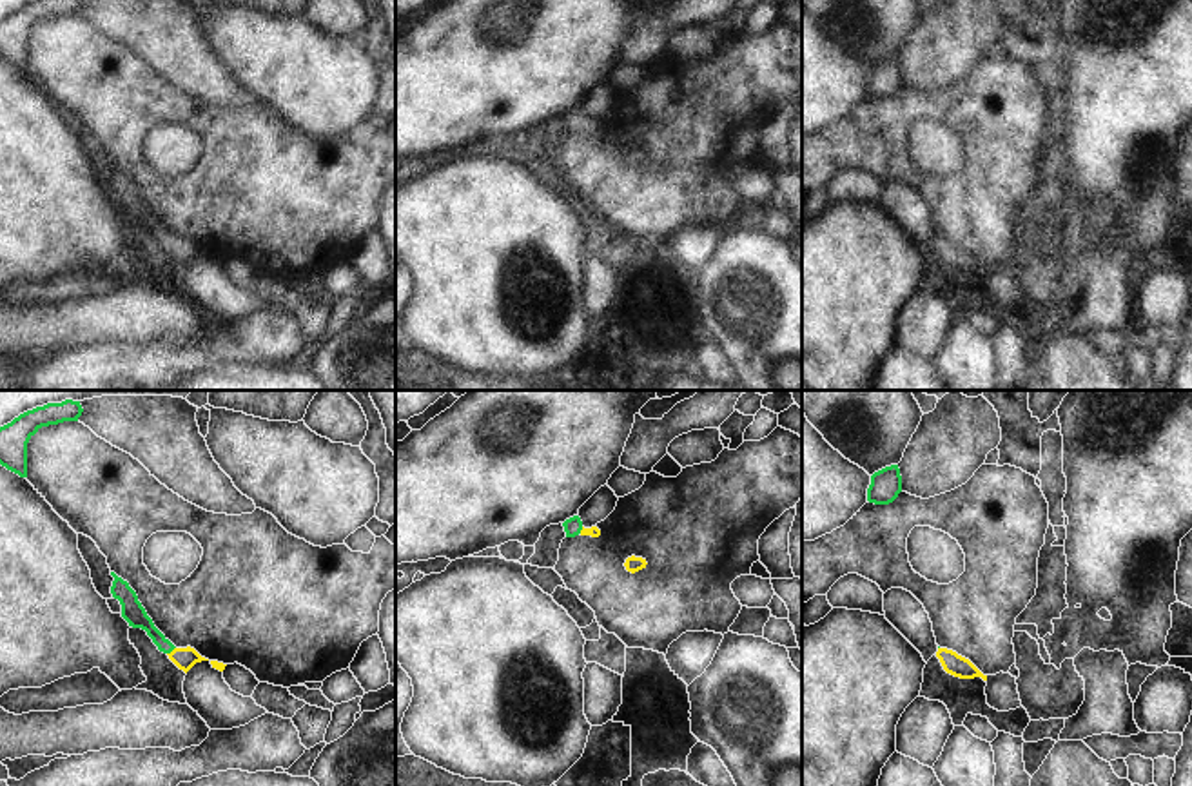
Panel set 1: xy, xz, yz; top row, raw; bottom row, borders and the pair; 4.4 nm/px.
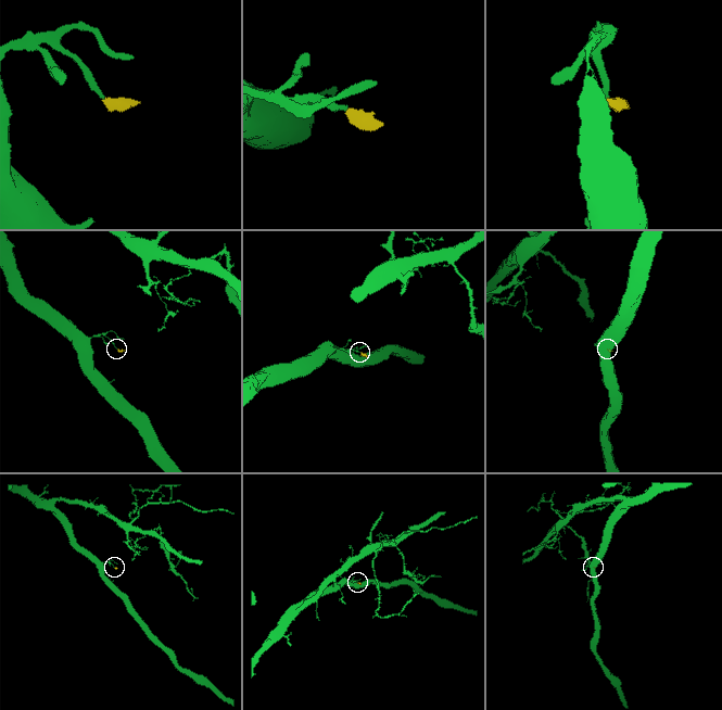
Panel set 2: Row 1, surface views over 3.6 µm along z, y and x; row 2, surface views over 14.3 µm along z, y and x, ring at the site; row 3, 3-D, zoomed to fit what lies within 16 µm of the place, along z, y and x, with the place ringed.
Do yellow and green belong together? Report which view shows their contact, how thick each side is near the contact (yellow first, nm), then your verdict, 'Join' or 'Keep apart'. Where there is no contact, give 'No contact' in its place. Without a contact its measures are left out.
Touches yellow in xy. Thickness 100 nm (yellow) against 100 nm. Join.

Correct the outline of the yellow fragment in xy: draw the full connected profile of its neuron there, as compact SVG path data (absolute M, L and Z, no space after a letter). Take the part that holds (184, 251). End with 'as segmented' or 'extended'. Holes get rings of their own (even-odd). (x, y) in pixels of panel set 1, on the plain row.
M111 165L114 171L111 187L114 192L122 198L122 211L129 216L132 221L142 221L147 225L147 229L152 232L152 236L158 240L160 245L167 247L169 252L185 267L201 254L209 254L201 251L194 241L176 241L152 216L152 212L147 209L145 201L138 194L136 185L129 180L127 174L118 171L114 165Z; extended

